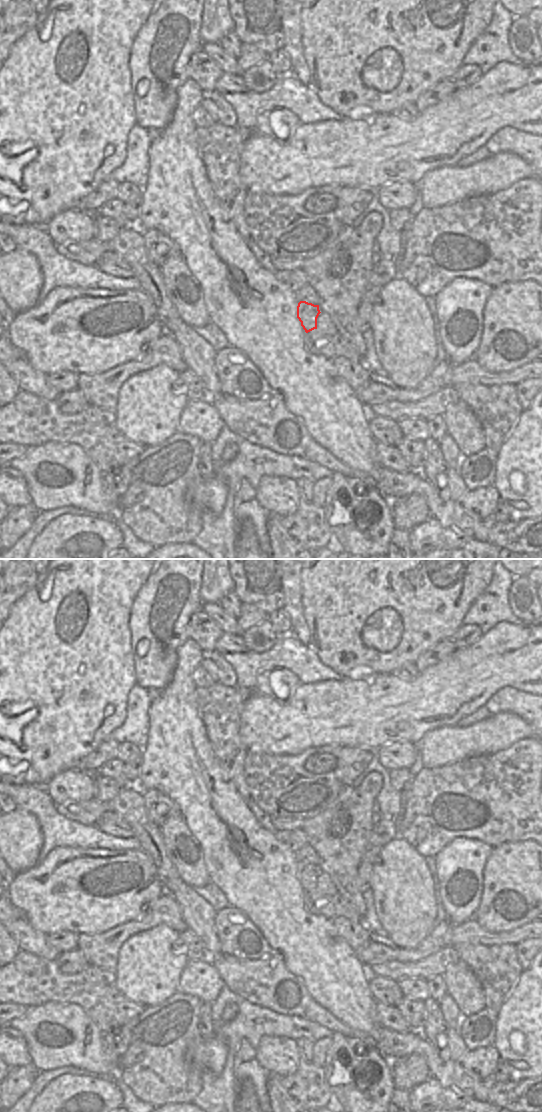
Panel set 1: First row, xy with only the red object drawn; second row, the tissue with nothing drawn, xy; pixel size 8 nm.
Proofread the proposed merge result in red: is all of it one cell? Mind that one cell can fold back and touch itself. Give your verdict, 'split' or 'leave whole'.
leave whole

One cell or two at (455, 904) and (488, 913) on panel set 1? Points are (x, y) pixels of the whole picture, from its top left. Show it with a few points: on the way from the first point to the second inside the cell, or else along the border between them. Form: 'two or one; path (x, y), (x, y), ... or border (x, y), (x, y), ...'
two; border (483, 887), (481, 901), (473, 917)

